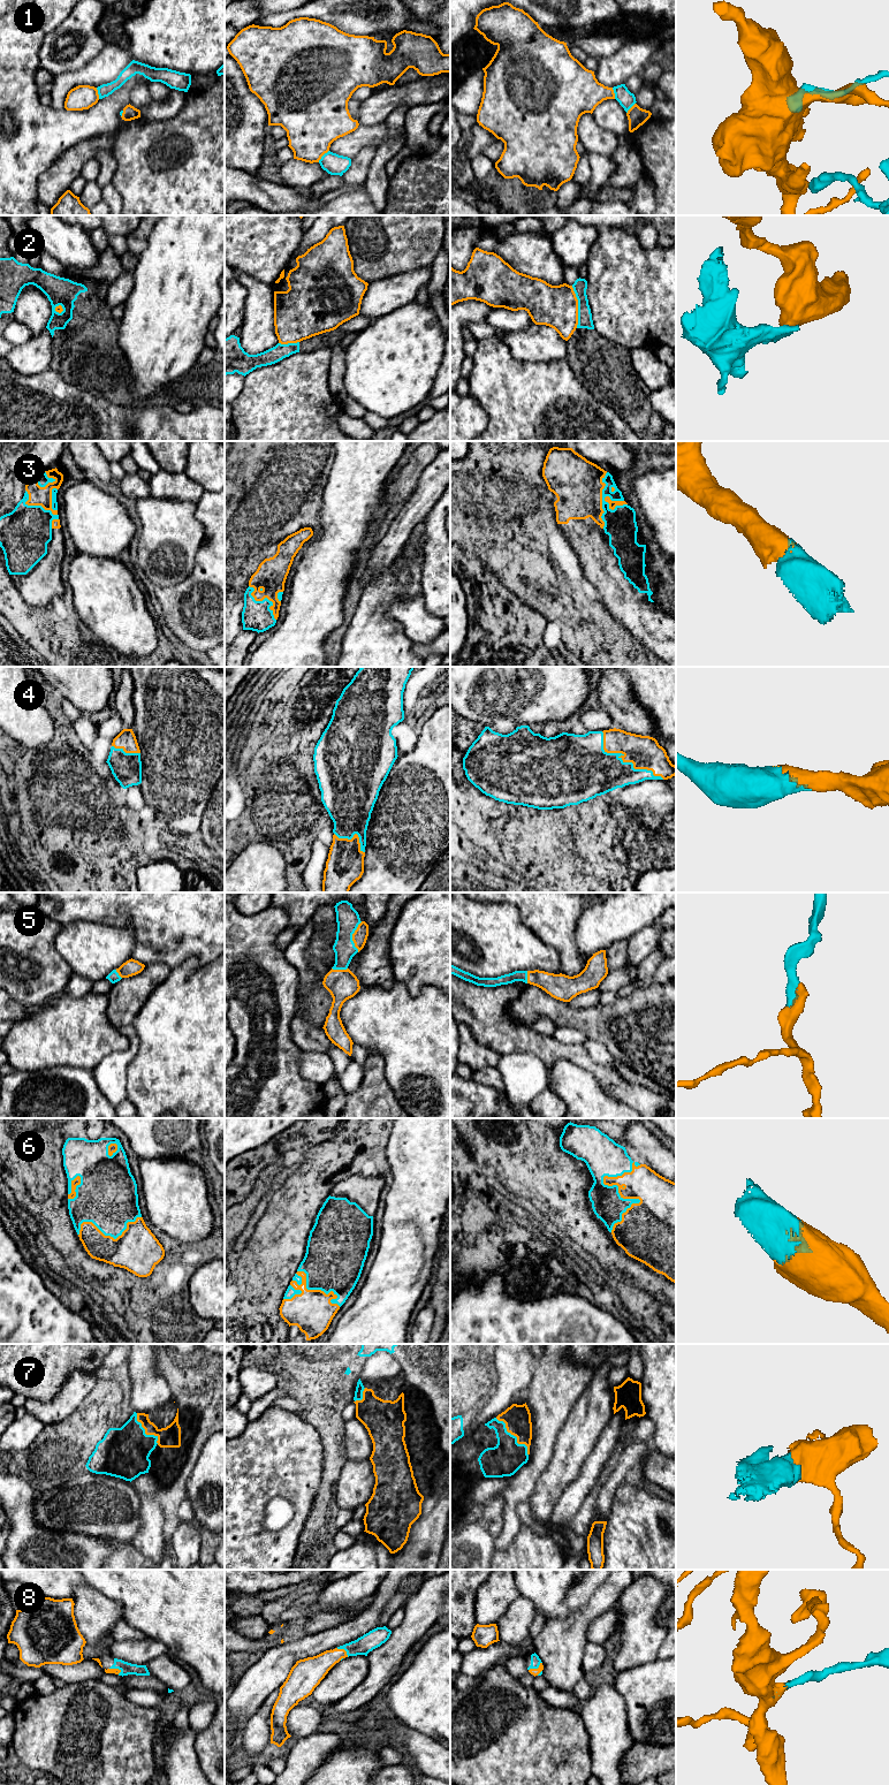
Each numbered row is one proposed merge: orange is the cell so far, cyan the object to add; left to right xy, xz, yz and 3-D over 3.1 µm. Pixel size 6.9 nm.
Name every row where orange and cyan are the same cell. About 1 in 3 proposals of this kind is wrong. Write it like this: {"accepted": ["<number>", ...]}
{"accepted": ["1", "3", "4", "5", "6", "7", "8"]}

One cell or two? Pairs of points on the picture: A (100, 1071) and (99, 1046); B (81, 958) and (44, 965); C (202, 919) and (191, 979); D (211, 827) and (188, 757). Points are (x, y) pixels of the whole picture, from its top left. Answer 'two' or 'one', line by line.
A: two
B: two
C: two
D: two

